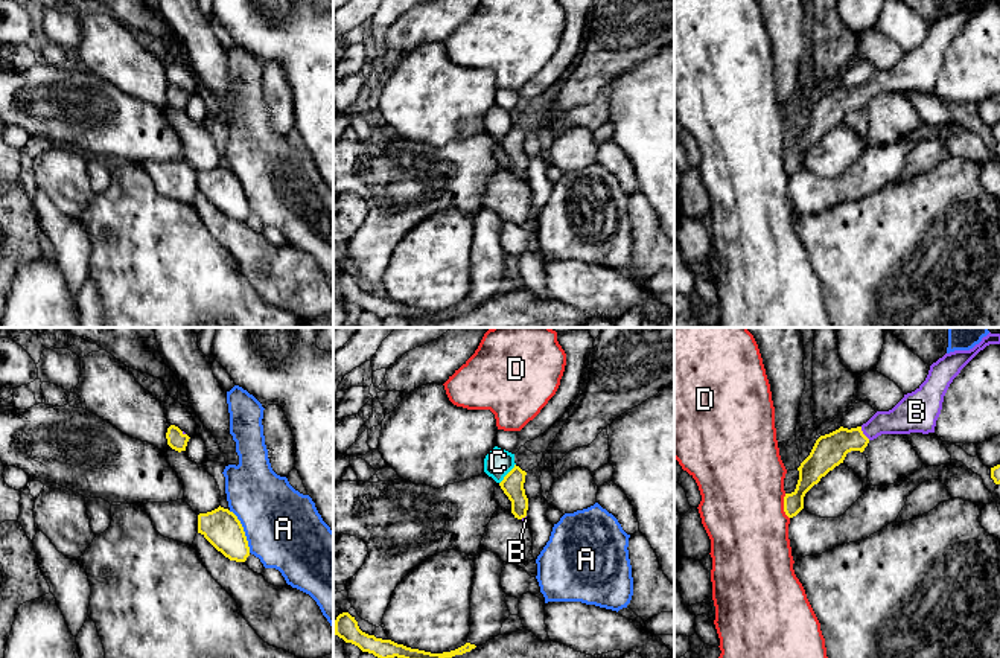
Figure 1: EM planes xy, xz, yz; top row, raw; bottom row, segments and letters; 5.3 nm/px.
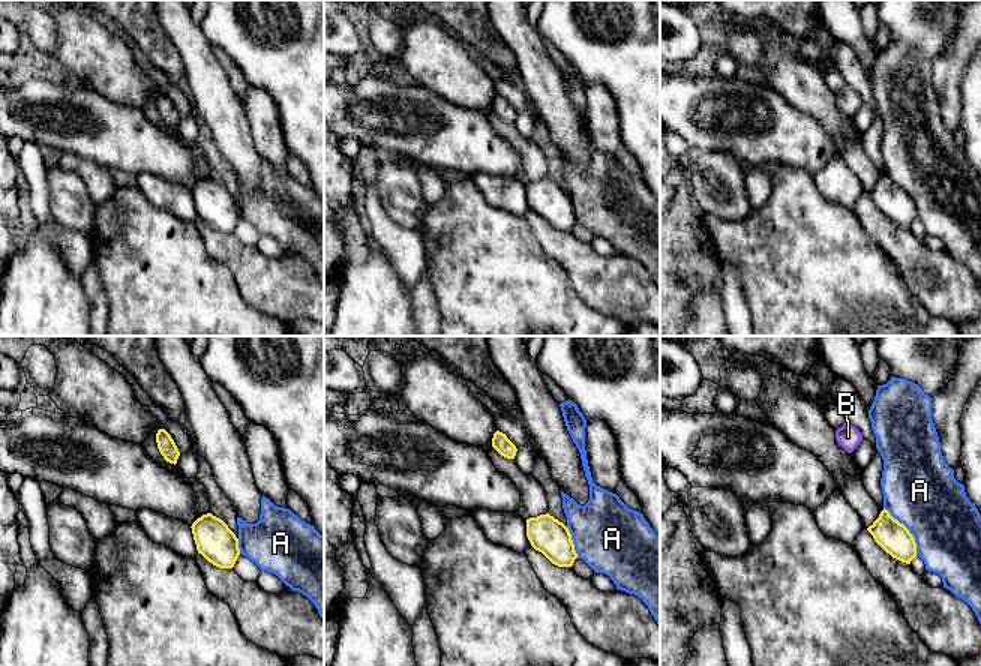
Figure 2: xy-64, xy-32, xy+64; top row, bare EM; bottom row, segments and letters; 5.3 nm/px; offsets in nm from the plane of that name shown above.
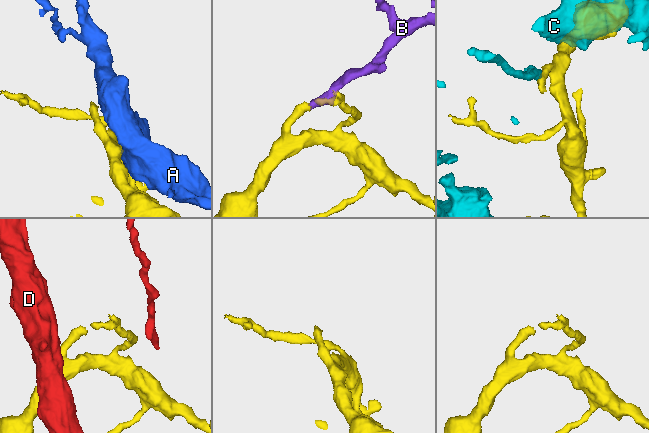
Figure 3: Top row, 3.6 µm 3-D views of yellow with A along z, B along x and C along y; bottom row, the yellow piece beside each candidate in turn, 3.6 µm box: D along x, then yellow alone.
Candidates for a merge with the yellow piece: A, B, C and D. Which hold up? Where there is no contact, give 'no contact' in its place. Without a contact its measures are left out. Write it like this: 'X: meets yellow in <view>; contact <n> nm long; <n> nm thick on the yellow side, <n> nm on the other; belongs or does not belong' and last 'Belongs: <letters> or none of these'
A: meets yellow in xy; contact 260 nm long; 200 nm thick on the yellow side, 400 nm on the other; does not belong
B: meets yellow in yz; contact 90 nm long; 170 nm thick on the yellow side, 170 nm on the other; belongs
C: meets yellow in xz; contact 140 nm long; 120 nm thick on the yellow side, 150 nm on the other; does not belong
D: meets yellow in yz; contact 140 nm long; 140 nm thick on the yellow side, 440 nm on the other; does not belong
Belongs: B

